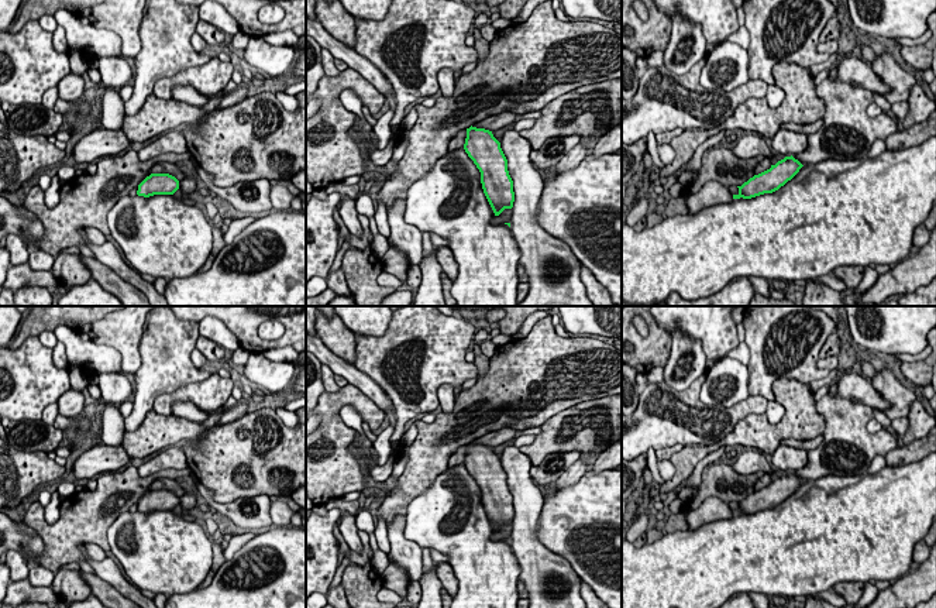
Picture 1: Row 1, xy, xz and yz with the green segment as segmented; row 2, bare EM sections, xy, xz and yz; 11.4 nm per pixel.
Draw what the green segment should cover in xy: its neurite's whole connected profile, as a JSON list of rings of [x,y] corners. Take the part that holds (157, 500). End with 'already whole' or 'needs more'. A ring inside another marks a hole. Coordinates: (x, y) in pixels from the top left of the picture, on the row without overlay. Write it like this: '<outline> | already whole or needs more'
[[[151,490],[140,501],[137,511],[149,513],[154,511],[173,511],[179,505],[179,497],[169,490]]] | already whole

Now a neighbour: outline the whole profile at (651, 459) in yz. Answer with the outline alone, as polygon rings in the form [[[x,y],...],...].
[[[651,447],[647,451],[647,466],[653,474],[654,481],[658,485],[663,485],[665,481],[661,478],[658,468],[657,468],[657,456],[655,456],[655,450]]]

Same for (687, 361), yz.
[[[681,330],[671,333],[671,351],[664,365],[664,381],[675,391],[685,391],[705,372],[706,355],[701,340],[694,340]]]

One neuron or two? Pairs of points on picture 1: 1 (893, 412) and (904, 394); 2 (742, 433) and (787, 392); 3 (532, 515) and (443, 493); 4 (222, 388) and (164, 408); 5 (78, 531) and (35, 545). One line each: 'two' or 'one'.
1: one
2: one
3: two
4: one
5: two

